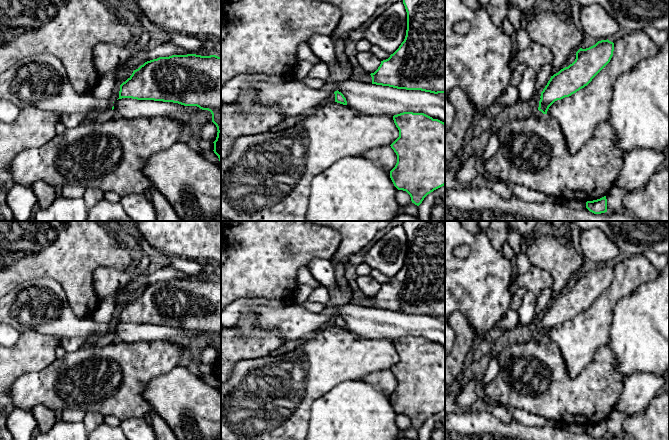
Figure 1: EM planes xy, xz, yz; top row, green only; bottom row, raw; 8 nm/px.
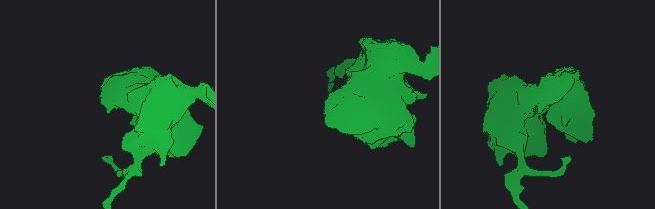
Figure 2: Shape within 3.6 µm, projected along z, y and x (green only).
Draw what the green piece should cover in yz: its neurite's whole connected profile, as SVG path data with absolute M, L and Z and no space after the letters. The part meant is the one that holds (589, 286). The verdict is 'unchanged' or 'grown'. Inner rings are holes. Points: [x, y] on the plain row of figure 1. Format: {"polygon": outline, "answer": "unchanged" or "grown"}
{"polygon": "M607 264L576 276L575 285L551 300L541 316L538 334L547 338L549 331L557 324L569 321L587 310L610 286L614 267Z", "answer": "unchanged"}

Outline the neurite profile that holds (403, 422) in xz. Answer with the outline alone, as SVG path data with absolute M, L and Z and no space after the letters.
M397 414L396 424L398 428L403 431L412 426L410 419L406 415L403 415L403 414Z

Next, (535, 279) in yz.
M532 266L526 273L518 274L511 280L508 288L513 295L521 287L538 296L544 288L552 287L553 279L551 275L540 268Z

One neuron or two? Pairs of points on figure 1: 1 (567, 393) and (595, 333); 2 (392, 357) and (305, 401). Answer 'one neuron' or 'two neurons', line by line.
1: two neurons
2: one neuron

